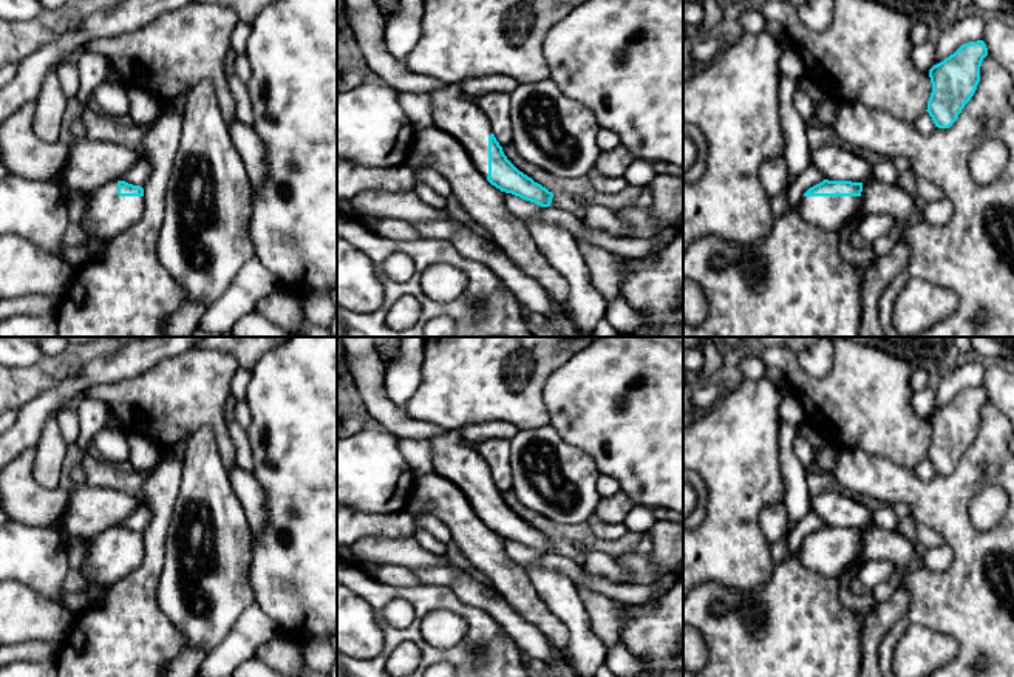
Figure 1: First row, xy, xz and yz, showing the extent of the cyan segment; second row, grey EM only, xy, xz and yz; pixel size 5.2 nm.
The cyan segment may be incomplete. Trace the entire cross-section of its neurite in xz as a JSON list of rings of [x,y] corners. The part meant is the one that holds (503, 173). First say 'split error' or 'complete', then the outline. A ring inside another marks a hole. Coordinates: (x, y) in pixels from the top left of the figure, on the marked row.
split error; [[[459,83],[431,91],[433,127],[451,134],[470,155],[475,167],[501,192],[541,207],[549,207],[553,193],[519,172],[504,155],[490,128],[490,121],[476,104],[462,97]]]

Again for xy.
split error; [[[125,181],[110,182],[88,195],[83,215],[77,219],[88,240],[111,240],[139,221],[144,212],[144,189]]]

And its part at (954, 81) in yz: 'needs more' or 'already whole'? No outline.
already whole

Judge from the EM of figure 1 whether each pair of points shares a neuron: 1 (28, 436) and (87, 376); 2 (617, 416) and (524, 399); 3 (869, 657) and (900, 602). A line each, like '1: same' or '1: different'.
1: same
2: different
3: same

